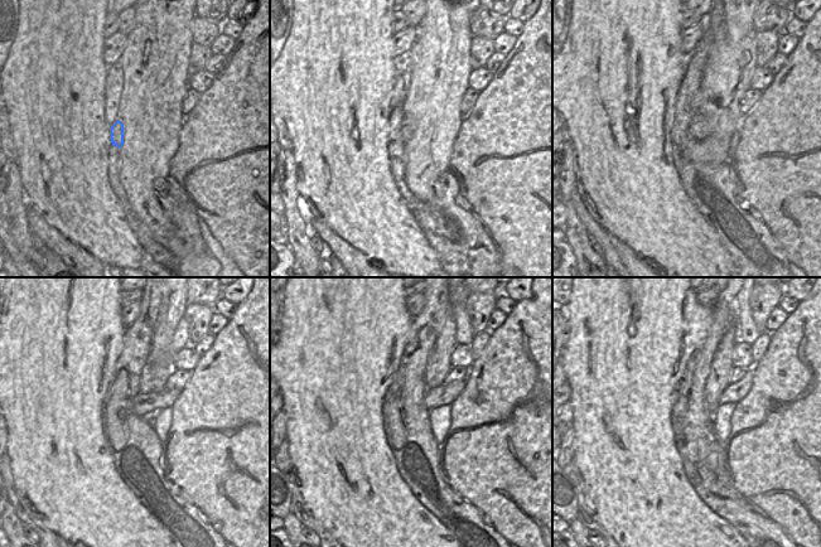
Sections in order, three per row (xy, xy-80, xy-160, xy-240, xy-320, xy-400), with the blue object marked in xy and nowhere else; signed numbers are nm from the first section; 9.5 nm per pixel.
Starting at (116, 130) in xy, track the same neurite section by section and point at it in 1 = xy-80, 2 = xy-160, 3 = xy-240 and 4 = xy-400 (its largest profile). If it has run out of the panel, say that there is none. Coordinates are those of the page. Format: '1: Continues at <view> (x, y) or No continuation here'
1: Continues at xy-80 (407, 130)
2: Continues at xy-160 (699, 127)
3: Continues at xy-240 (144, 405)
4: Continues at xy-400 (734, 392).

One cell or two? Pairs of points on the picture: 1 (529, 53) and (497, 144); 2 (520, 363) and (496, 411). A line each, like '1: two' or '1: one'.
1: one
2: one

